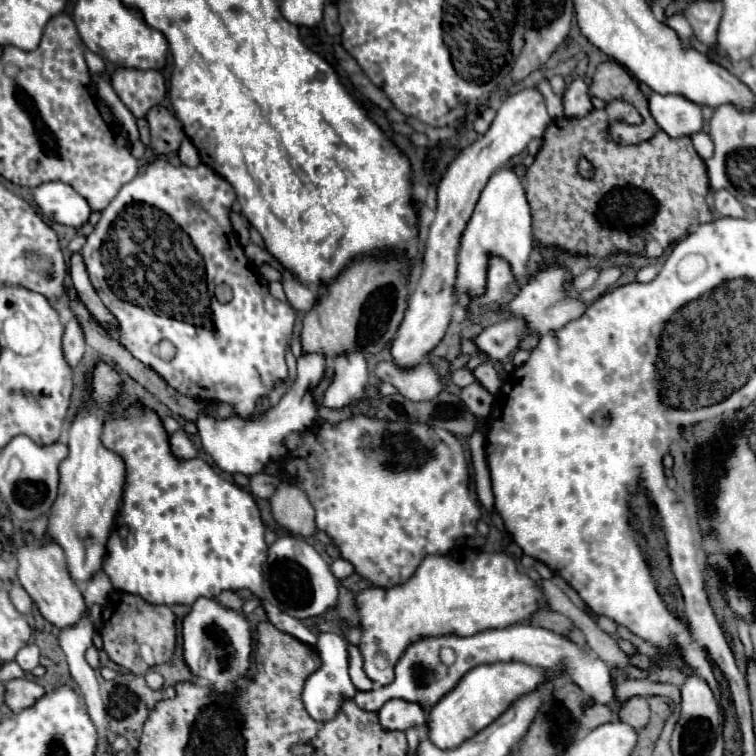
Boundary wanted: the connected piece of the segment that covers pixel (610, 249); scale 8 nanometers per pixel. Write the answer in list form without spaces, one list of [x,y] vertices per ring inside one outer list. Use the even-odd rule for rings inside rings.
[[[611,100],[605,108],[591,110],[583,118],[553,120],[545,130],[543,146],[523,178],[523,188],[533,216],[533,238],[539,248],[557,246],[573,256],[597,256],[600,259],[619,252],[659,258],[695,226],[713,220],[705,202],[705,194],[709,190],[707,170],[695,148],[683,146],[681,140],[673,140],[663,130],[657,130],[651,140],[637,146],[619,146],[607,134],[607,124],[615,120],[631,124],[641,122],[643,118],[635,106],[625,100]],[[581,156],[593,164],[593,178],[583,178],[577,172],[577,160]],[[625,186],[639,186],[659,202],[659,210],[651,224],[629,234],[617,228],[607,228],[595,218],[595,210],[603,194]]]

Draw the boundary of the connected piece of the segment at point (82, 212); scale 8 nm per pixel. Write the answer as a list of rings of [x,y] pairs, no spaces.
[[[43,182],[31,190],[31,196],[43,216],[57,224],[81,228],[91,214],[87,200],[65,182]]]

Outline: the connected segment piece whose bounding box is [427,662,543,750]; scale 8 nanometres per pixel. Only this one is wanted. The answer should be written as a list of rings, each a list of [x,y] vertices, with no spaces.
[[[495,662],[495,664],[483,664],[469,670],[449,696],[441,698],[441,704],[433,708],[427,716],[427,738],[433,746],[441,750],[453,750],[461,746],[465,740],[473,738],[479,730],[489,726],[493,720],[497,720],[519,696],[539,688],[543,684],[543,672],[537,668],[531,668],[523,662]]]

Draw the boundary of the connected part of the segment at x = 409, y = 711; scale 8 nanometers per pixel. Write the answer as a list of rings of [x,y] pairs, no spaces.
[[[387,700],[379,710],[379,722],[385,730],[409,730],[421,728],[425,722],[425,712],[421,712],[421,704],[409,704],[405,700]]]

